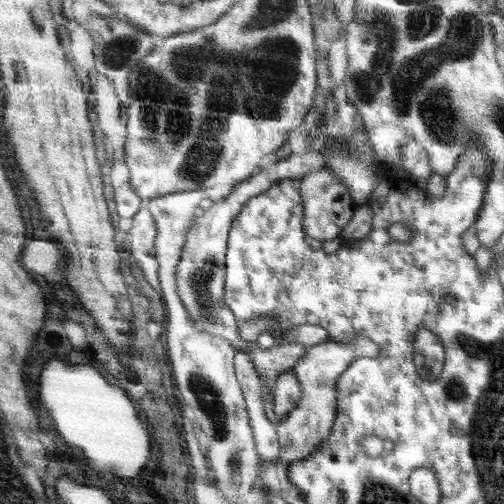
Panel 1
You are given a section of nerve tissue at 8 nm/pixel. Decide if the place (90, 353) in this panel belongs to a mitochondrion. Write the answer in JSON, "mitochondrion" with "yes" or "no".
{"mitochondrion":"no"}

